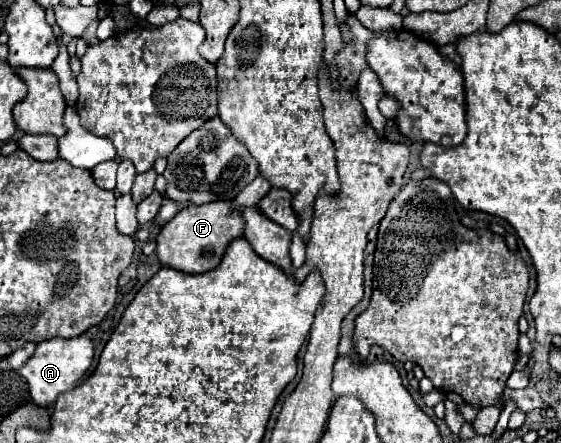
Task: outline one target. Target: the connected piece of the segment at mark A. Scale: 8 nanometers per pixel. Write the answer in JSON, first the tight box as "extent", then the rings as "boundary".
{"extent":[18,334,94,406],"boundary":[[[80,334],[72,338],[54,336],[52,340],[44,340],[36,344],[34,356],[18,370],[18,374],[28,382],[34,404],[52,406],[62,392],[68,392],[78,384],[78,380],[90,368],[92,358],[94,358],[94,338],[92,336],[88,334]]]}

